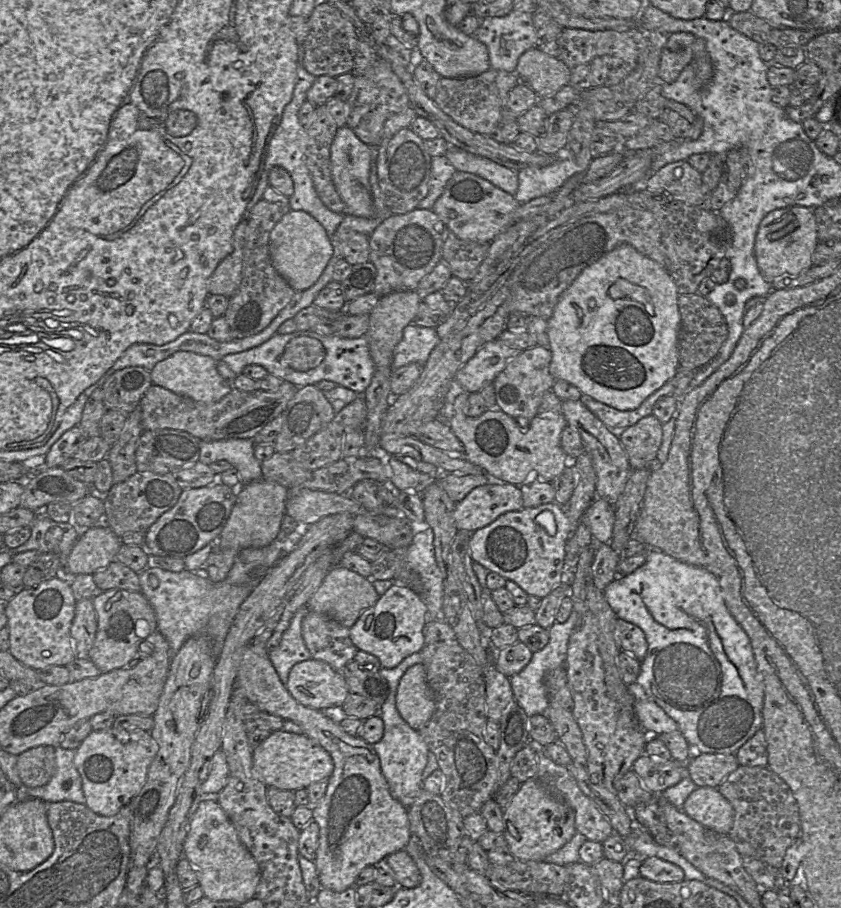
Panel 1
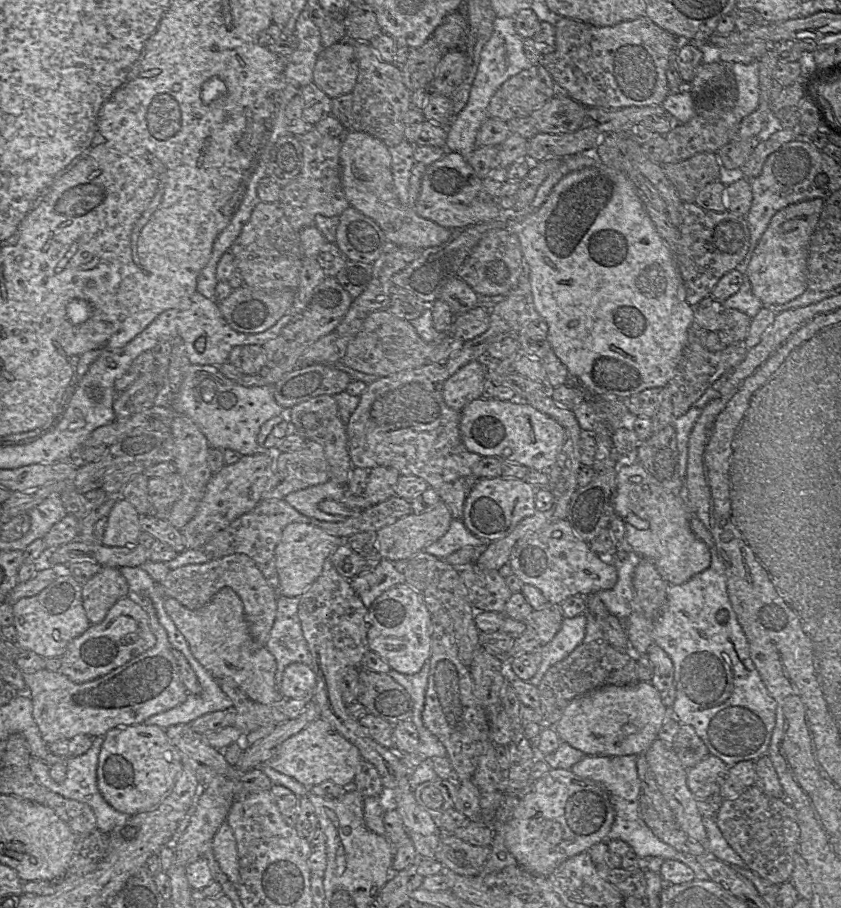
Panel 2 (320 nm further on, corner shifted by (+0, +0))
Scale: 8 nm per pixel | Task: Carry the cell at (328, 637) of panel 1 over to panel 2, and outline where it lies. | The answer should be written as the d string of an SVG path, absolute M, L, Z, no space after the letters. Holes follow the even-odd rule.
M330 557L326 559L322 573L317 580L299 598L299 618L303 633L313 656L315 667L319 669L319 683L313 698L320 708L321 718L329 721L343 736L358 747L363 760L373 764L379 771L385 788L397 789L400 780L405 777L409 778L410 783L415 767L422 760L417 760L415 756L399 756L395 751L377 743L361 725L360 721L350 714L349 705L345 703L341 692L342 671L349 666L361 667L364 656L370 651L366 623L369 609L357 595L350 581L338 573Z

